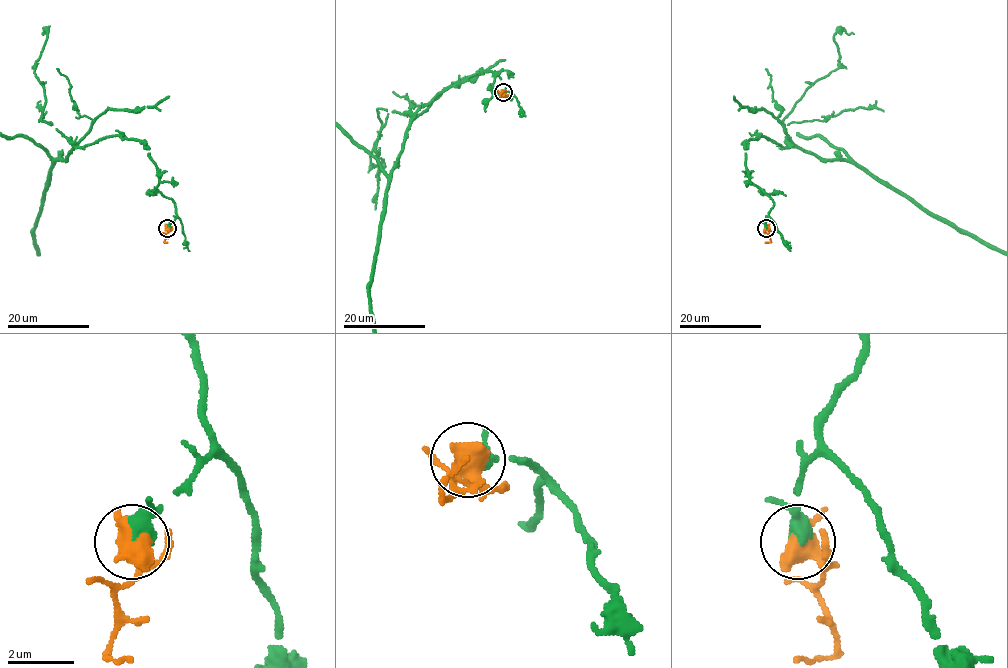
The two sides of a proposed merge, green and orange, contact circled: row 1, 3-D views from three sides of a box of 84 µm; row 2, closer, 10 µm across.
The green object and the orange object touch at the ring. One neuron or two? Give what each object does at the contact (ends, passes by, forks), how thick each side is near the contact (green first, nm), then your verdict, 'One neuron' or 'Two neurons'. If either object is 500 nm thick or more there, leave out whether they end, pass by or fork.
Thickness 550 nm (green) against 600 nm. One neuron

